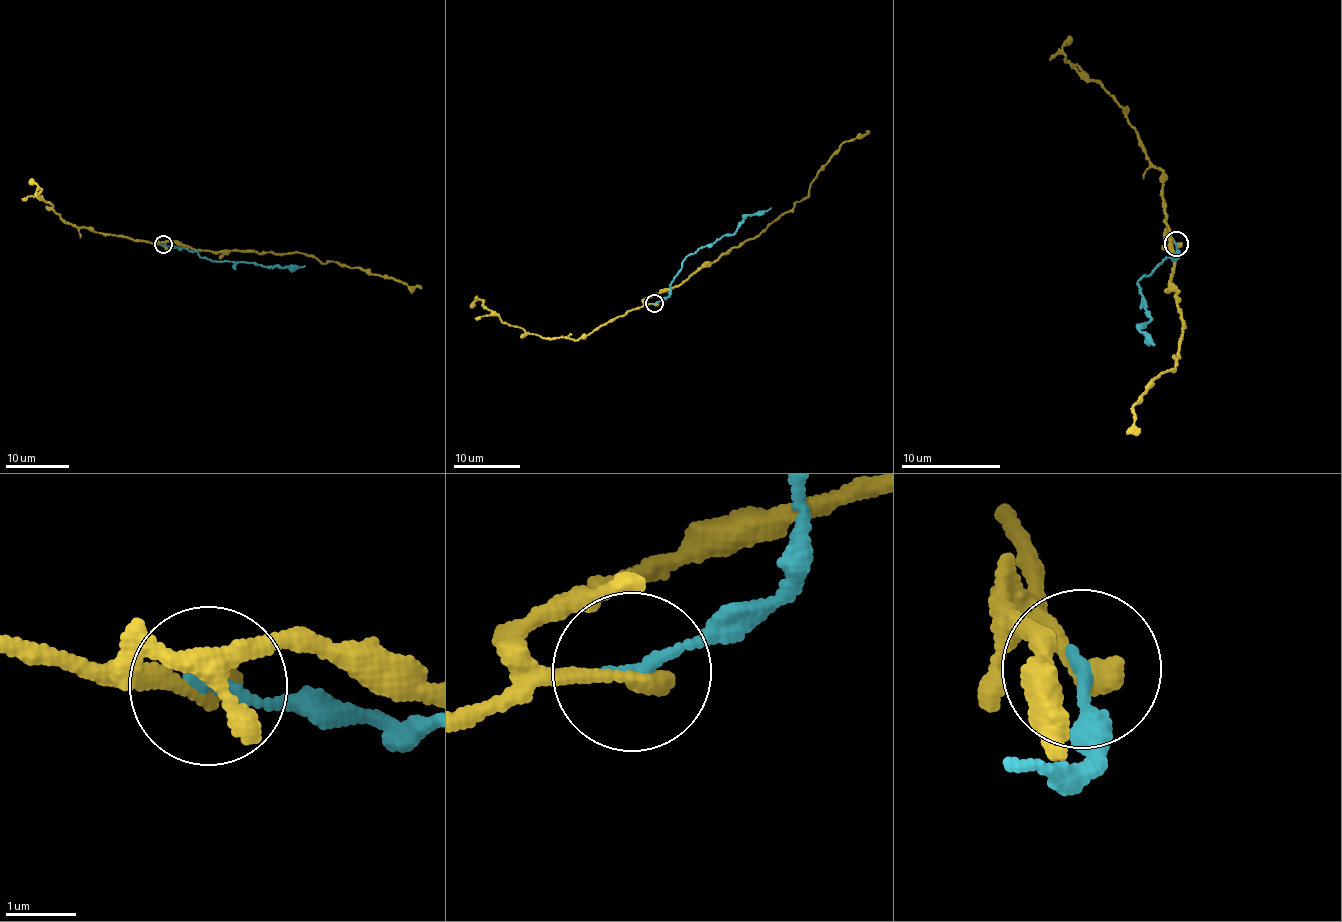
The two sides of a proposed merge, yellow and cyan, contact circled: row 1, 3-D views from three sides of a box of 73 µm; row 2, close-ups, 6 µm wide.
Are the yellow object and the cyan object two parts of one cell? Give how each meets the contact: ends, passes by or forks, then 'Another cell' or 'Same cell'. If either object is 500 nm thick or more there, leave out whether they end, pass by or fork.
At the ring yellow ends. At the ring cyan ends. Another cell

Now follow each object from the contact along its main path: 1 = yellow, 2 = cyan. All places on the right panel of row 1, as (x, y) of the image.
1: (1177, 243), (1166, 234), (1185, 332), (1174, 367), (1150, 380), (1134, 404), (1138, 435)
2: (1177, 243), (1175, 257), (1163, 258), (1138, 283), (1151, 317), (1140, 332), (1154, 343)

